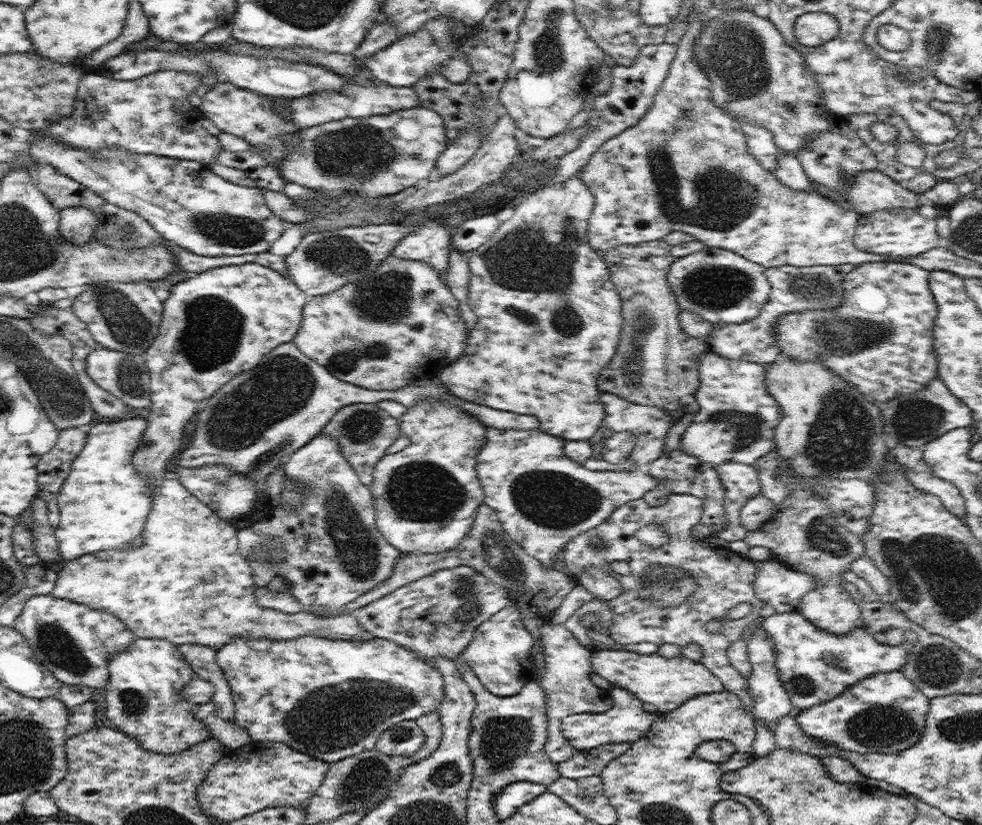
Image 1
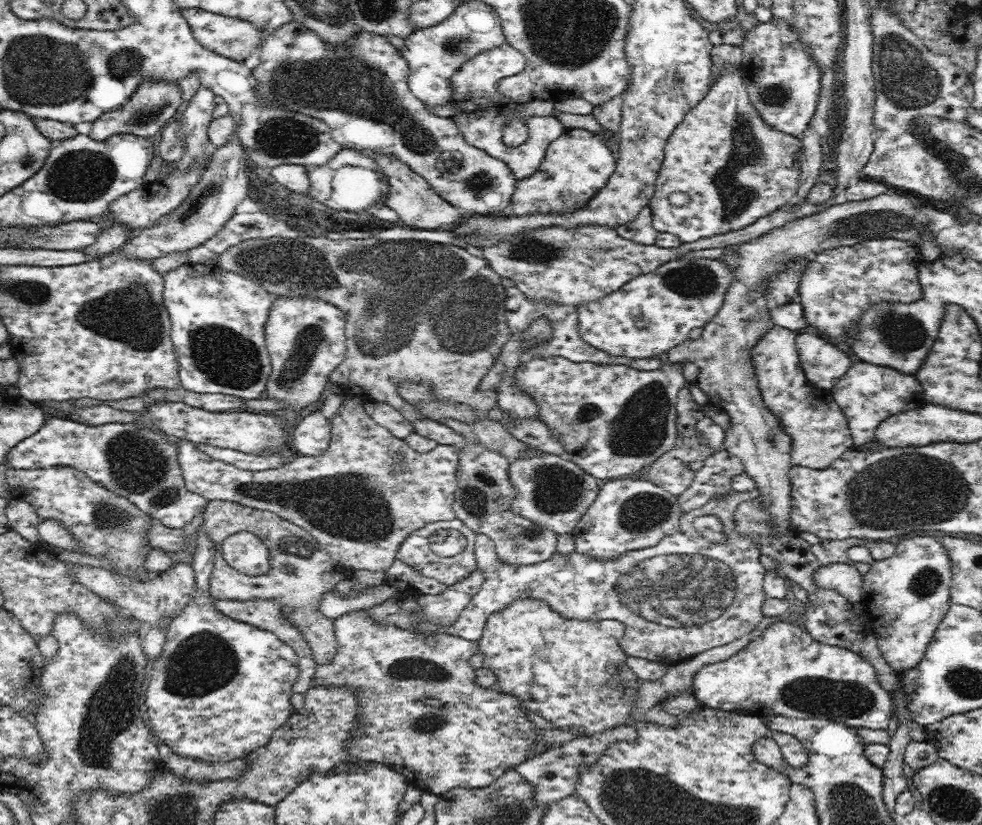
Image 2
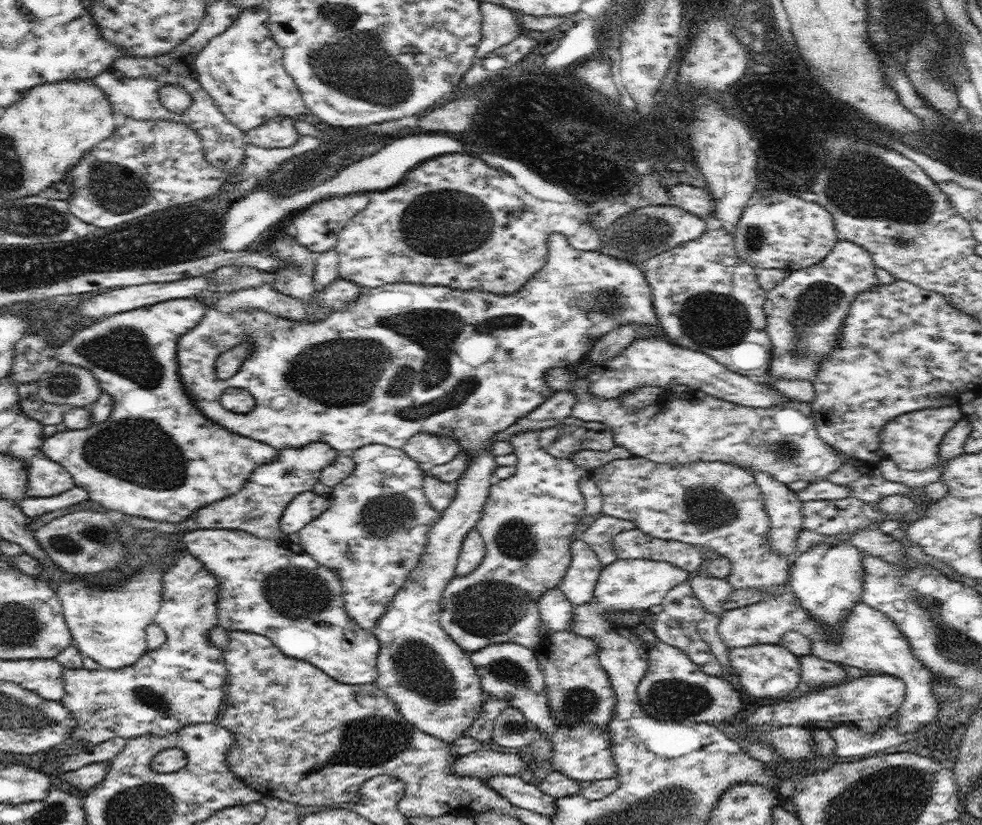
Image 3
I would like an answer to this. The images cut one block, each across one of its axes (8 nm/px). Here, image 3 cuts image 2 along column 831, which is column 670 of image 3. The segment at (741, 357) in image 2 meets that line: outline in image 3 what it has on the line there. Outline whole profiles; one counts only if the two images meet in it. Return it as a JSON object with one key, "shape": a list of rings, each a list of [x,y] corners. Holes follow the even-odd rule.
{"shape":[[[646,206],[632,209],[600,231],[600,254],[614,256],[632,263],[646,262],[652,256],[670,250],[678,244],[696,240],[706,230],[706,222],[698,215],[674,206]]]}

